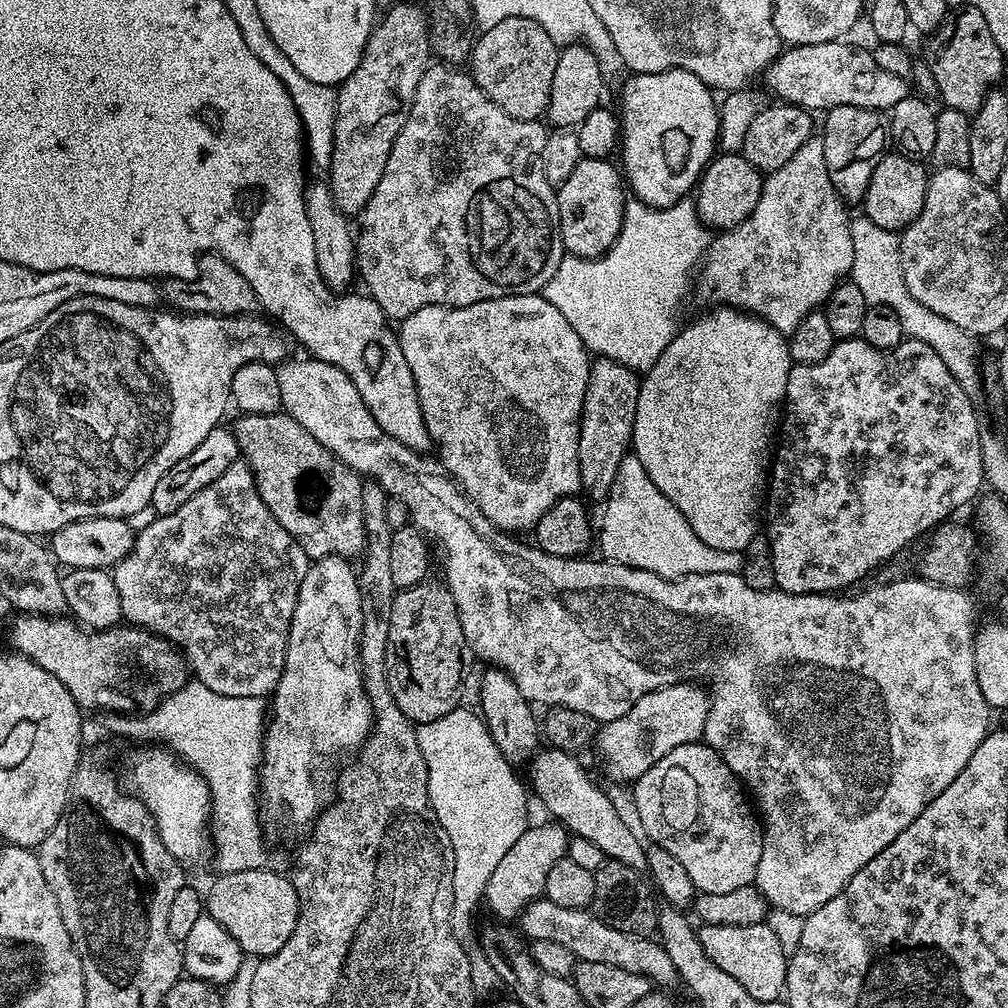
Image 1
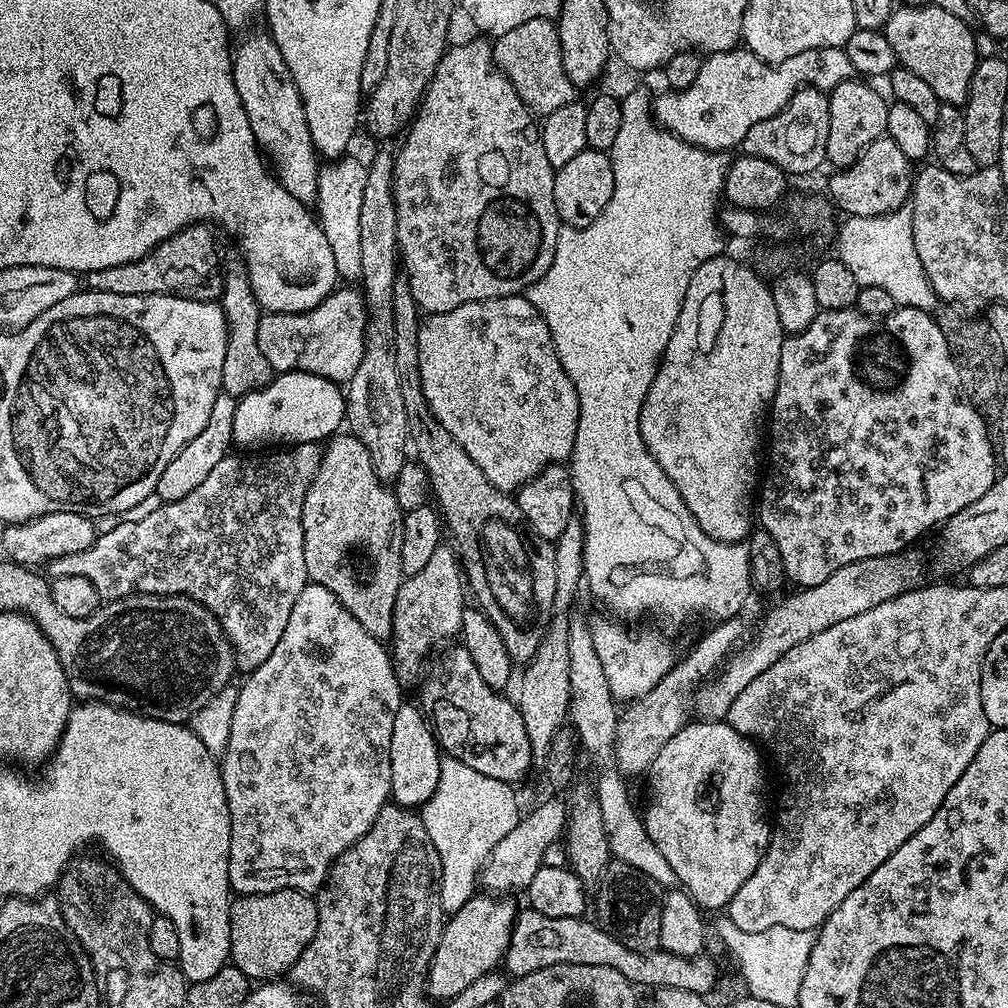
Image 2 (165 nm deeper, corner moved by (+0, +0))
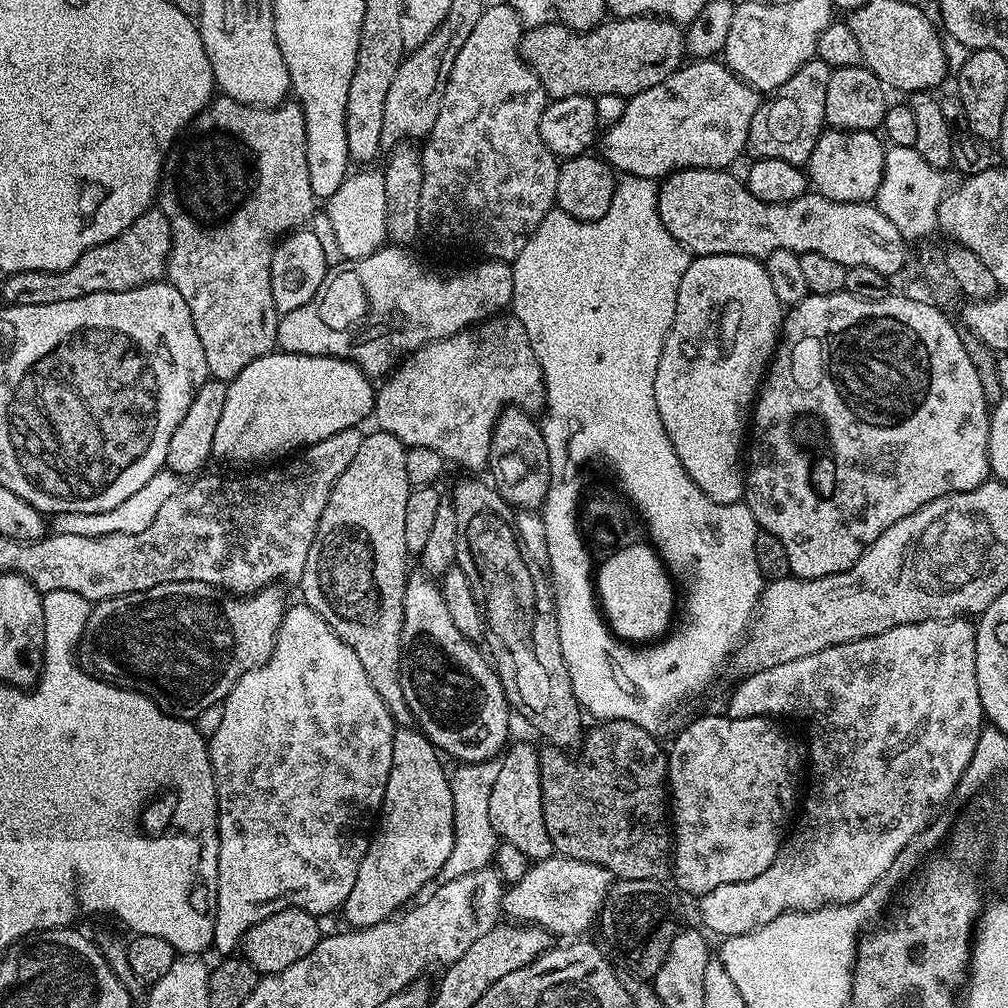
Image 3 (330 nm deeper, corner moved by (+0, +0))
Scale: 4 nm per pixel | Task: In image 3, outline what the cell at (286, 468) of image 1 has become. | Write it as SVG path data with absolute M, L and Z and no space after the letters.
M372 430L365 435L358 454L354 454L350 466L342 470L342 478L338 478L338 482L334 482L334 490L330 490L326 510L322 510L316 537L298 582L304 595L301 596L303 603L309 604L336 631L338 638L358 654L358 662L362 662L370 684L378 690L378 696L386 702L386 708L400 726L413 723L410 706L406 706L406 694L402 694L400 677L404 587L410 575L410 553L406 546L406 498L410 491L406 478L407 453L406 445L394 438L394 434Z

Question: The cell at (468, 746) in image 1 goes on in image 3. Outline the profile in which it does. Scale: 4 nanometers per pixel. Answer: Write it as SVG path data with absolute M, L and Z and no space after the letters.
M501 759L484 760L478 765L459 765L450 778L451 796L454 798L454 846L443 864L439 877L442 882L452 881L464 872L487 867L495 855L498 837L490 824L490 791L501 769Z

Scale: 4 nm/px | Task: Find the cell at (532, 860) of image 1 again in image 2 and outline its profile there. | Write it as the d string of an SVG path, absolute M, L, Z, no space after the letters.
M473 895L460 910L443 921L426 985L426 991L433 1001L446 1002L454 998L454 994L462 994L462 990L466 990L466 986L471 986L477 978L482 978L482 974L493 971L508 949L518 908L508 898L483 895Z

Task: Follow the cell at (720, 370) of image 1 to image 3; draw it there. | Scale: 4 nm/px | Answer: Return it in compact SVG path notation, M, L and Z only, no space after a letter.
M718 254L717 256L698 256L688 261L686 274L682 274L682 282L678 282L678 302L674 310L672 325L668 331L666 342L662 346L662 358L658 358L658 374L654 374L654 402L658 406L658 418L662 418L662 426L674 446L674 454L678 454L678 462L686 470L686 474L710 498L719 504L739 504L744 494L744 478L746 464L742 457L746 452L746 433L750 428L750 417L754 411L760 385L768 371L772 357L776 355L776 346L780 343L785 305L778 302L774 295L774 285L770 283L770 274L761 261L752 260L749 256L731 256Z

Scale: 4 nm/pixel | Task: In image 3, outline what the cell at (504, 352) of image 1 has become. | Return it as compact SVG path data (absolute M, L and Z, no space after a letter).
M511 314L494 316L450 338L422 346L381 384L384 385L381 388L379 385L376 392L375 427L394 434L394 438L401 440L408 448L430 446L430 450L438 450L438 454L442 454L445 462L452 463L453 460L464 468L489 467L492 431L496 419L504 413L505 408L523 408L529 414L536 414L545 407L544 375L532 353L522 322Z

